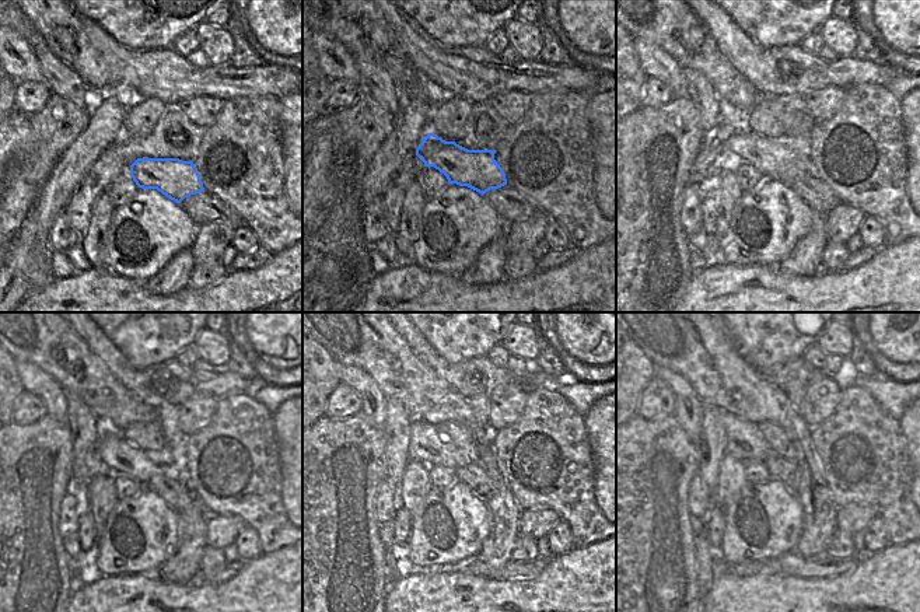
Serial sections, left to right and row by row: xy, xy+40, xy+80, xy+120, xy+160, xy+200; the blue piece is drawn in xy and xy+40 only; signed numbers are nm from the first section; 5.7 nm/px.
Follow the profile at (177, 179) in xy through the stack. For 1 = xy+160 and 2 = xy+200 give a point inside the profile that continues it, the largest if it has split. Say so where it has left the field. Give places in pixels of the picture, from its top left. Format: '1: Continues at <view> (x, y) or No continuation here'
1: Continues at xy+160 (427, 446)
2: Continues at xy+200 (744, 440)

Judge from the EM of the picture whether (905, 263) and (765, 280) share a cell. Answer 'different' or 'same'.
same

